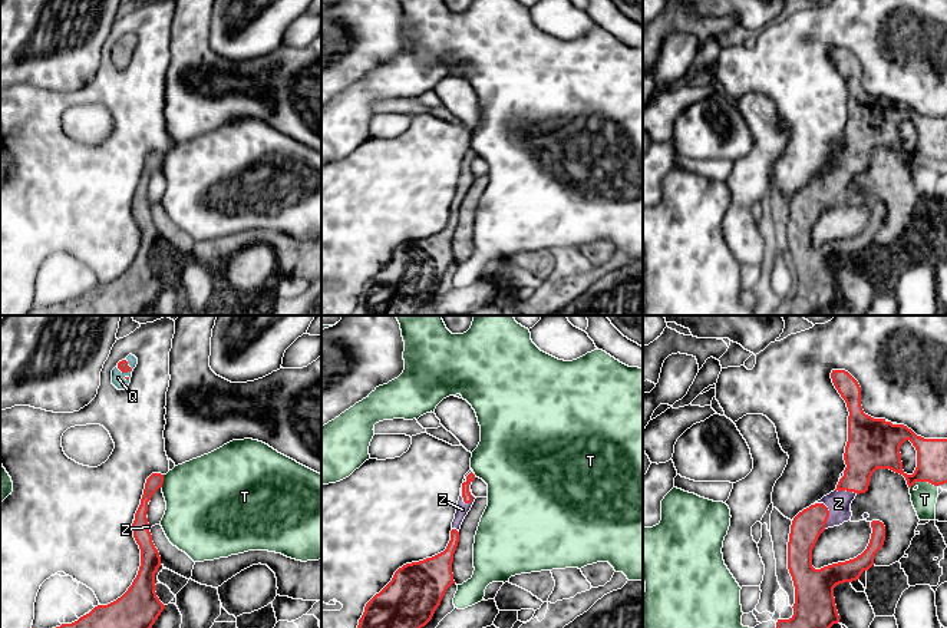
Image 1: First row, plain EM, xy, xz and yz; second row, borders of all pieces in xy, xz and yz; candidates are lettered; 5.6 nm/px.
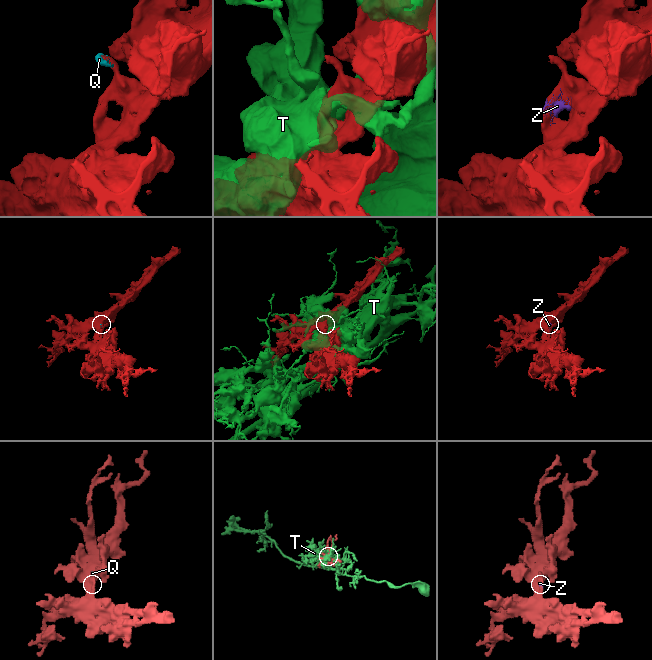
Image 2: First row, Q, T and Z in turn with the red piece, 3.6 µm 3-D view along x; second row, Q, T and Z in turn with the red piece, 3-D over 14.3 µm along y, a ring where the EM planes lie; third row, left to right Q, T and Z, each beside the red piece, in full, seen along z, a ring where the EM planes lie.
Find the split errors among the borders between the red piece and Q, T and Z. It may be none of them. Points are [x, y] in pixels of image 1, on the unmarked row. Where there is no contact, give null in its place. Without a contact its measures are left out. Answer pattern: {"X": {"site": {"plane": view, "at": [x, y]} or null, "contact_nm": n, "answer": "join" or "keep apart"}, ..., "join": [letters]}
{"Q": {"site": {"plane": "xy", "at": [129, 46]}, "contact_nm": 90, "answer": "join"}, "T": {"site": {"plane": "yz", "at": [923, 159]}, "contact_nm": 160, "answer": "keep apart"}, "Z": {"site": {"plane": "xz", "at": [469, 172]}, "contact_nm": 140, "answer": "join"}, "join": ["Q", "Z"]}

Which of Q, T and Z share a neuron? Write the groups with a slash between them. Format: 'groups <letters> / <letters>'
groups Q Z / T

